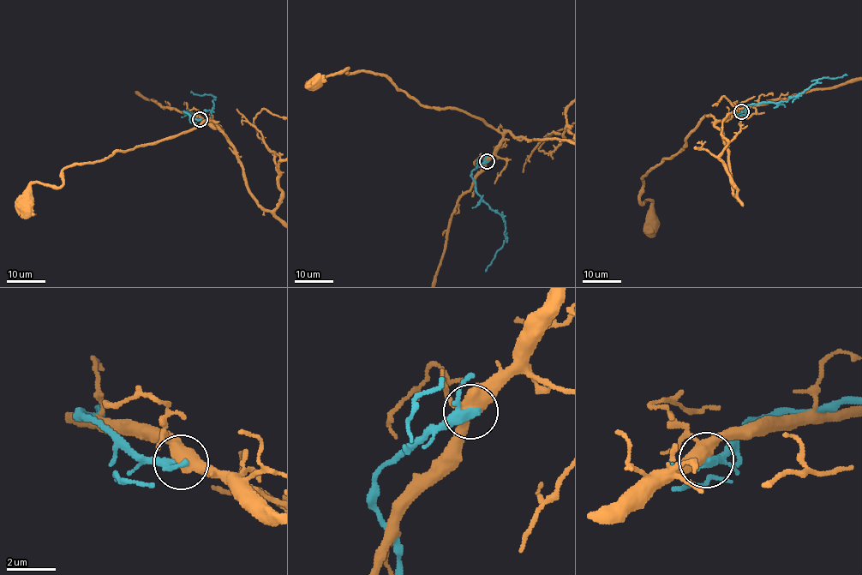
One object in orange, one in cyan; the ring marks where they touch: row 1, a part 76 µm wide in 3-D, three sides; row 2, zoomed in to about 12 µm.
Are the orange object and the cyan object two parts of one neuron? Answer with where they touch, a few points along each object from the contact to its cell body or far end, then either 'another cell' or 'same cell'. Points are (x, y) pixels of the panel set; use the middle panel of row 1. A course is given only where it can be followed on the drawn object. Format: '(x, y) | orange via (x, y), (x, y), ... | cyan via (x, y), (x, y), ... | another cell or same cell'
(487, 161) | orange via (487, 161), (502, 134), (477, 117), (456, 108), (422, 104), (384, 75), (364, 71), (346, 68), (315, 82) | cyan via (487, 161), (480, 163), (471, 172), (475, 191), (502, 216), (506, 237), (485, 271) | another cell

